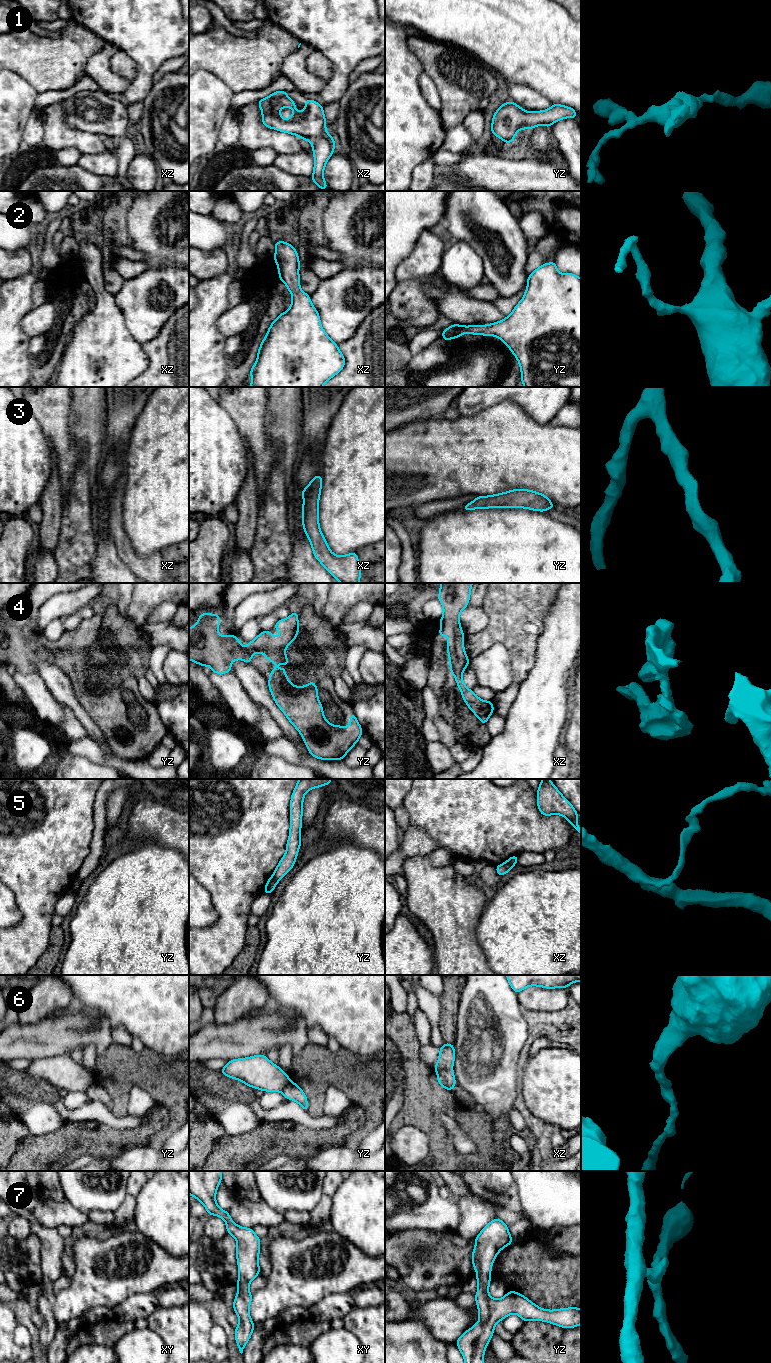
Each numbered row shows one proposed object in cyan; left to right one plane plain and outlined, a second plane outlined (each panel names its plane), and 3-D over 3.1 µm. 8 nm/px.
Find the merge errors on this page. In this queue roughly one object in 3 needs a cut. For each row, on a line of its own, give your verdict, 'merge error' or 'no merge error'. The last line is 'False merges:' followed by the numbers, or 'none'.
1: no merge error
2: no merge error
3: no merge error
4: no merge error
5: merge error
6: merge error
7: no merge error
False merges: 5, 6

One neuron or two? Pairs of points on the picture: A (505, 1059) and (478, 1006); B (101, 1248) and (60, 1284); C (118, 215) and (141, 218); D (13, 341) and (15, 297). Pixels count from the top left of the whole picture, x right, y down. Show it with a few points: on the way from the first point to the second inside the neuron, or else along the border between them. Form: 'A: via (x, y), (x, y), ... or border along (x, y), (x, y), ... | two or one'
A: via (492, 1046), (480, 1030), (480, 1019) | one
B: border along (71, 1276), (71, 1282), (56, 1294) | two
C: border along (133, 201), (126, 218), (126, 234), (129, 239) | two
D: via (13, 330), (14, 308) | one

